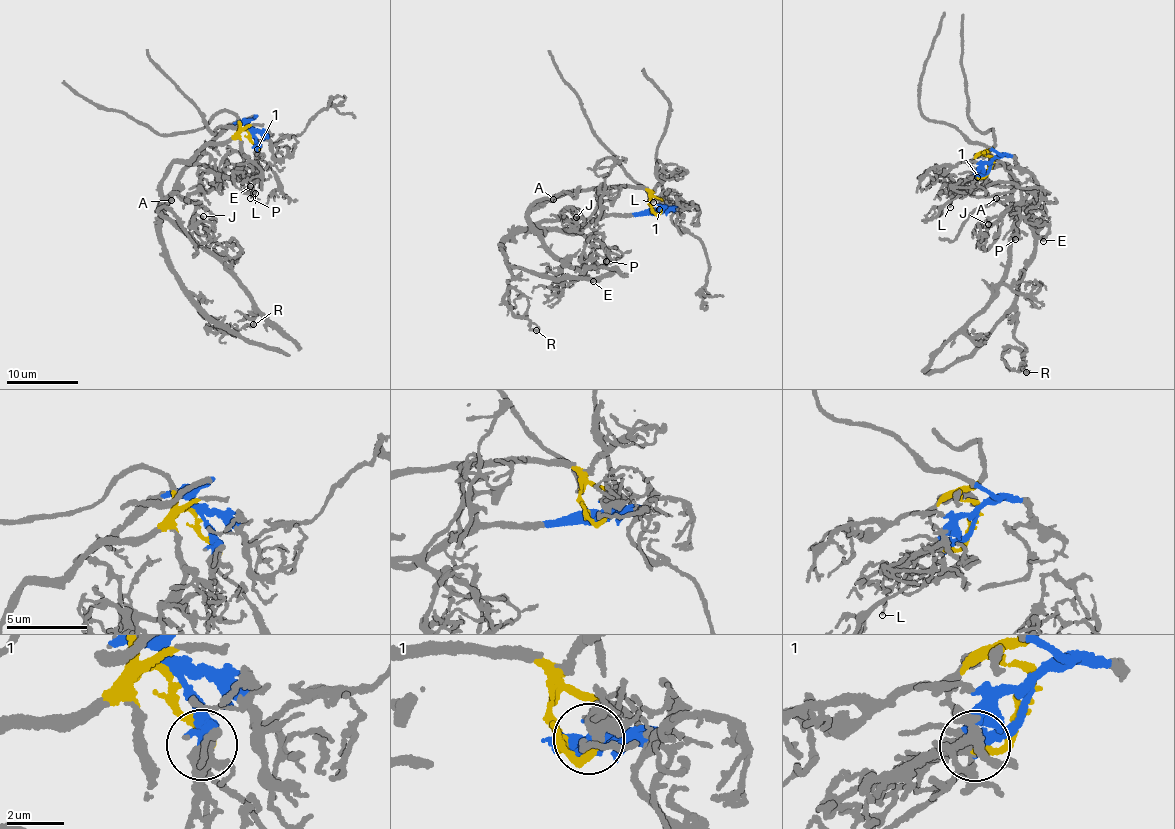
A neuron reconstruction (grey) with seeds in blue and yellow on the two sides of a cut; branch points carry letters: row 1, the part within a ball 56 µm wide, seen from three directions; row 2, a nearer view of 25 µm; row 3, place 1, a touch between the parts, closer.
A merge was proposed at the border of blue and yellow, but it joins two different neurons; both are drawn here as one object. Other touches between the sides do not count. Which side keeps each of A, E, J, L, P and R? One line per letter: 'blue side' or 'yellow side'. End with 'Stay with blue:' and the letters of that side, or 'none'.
A: yellow side
E: blue side
J: blue side
L: yellow side
P: blue side
R: blue side
Stay with blue: E, J, P, R

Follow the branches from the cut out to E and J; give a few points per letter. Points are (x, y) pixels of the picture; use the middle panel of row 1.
E: (653, 209), (598, 218), (581, 231), (569, 231), (583, 233), (585, 241), (581, 264), (593, 281)
J: (653, 209), (598, 218), (581, 231), (563, 234), (540, 224), (564, 221), (561, 210), (576, 217)

